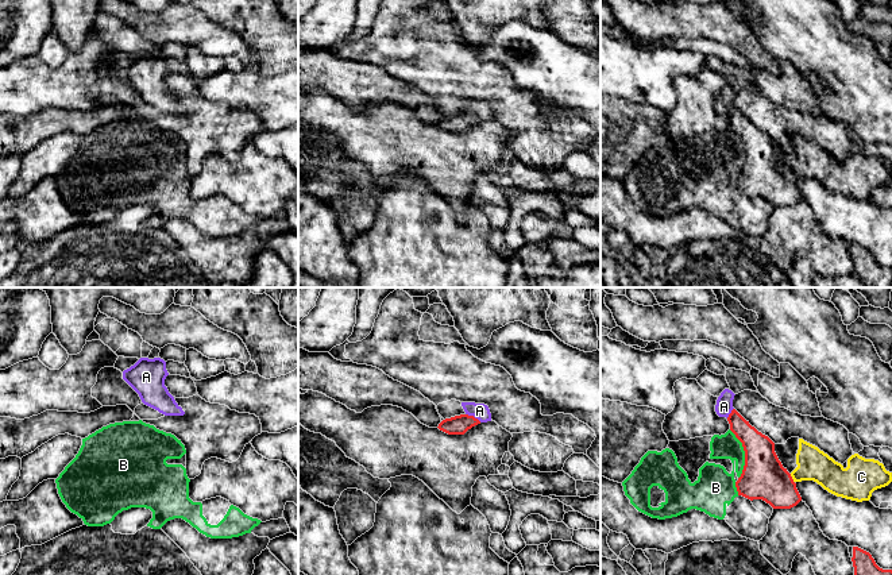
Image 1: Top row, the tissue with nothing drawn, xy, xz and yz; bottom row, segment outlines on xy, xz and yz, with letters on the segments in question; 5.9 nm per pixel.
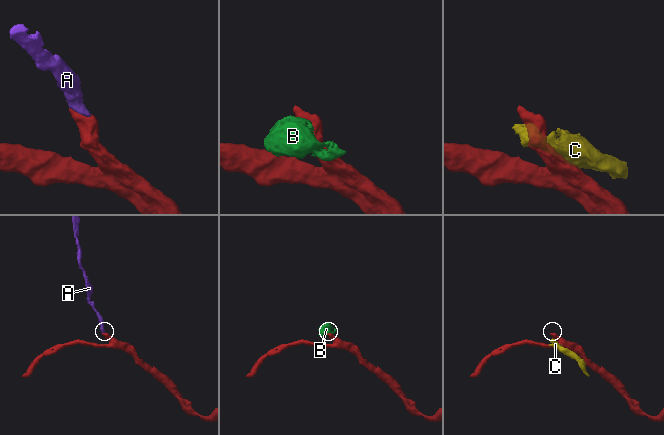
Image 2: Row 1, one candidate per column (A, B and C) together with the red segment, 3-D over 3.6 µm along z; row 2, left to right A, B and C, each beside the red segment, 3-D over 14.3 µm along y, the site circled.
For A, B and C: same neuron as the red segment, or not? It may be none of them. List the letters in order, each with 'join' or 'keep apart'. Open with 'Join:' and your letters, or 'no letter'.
Join: A
A: join
B: keep apart
C: keep apart

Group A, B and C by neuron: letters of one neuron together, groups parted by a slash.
A / B / C

